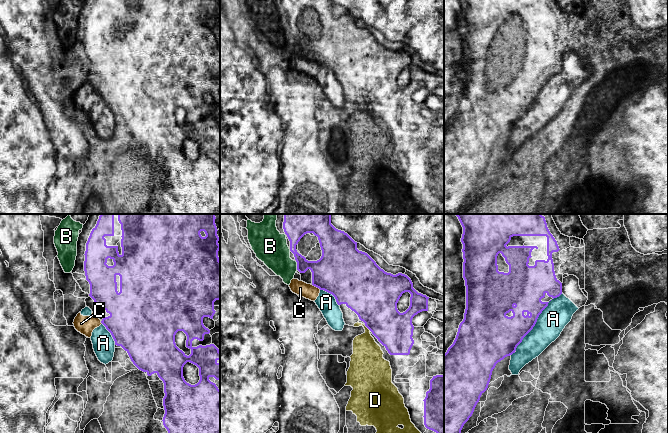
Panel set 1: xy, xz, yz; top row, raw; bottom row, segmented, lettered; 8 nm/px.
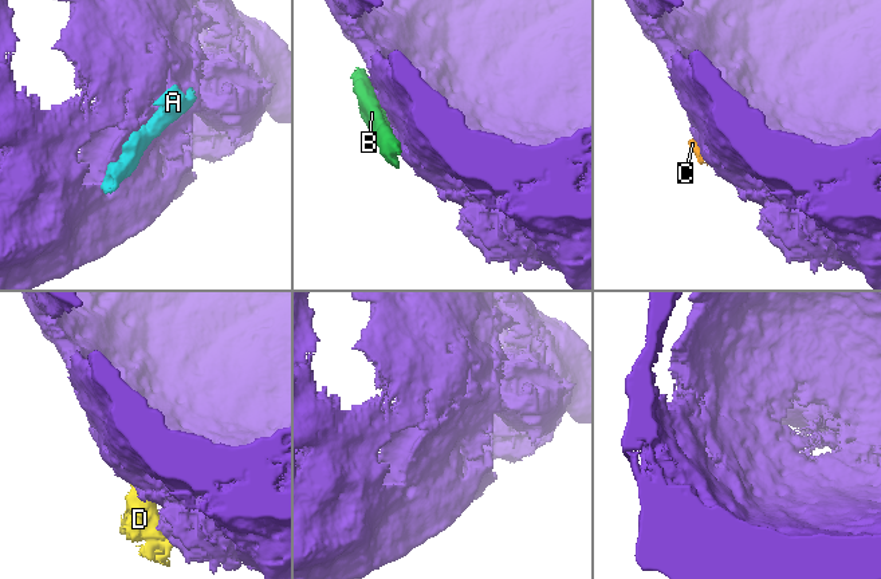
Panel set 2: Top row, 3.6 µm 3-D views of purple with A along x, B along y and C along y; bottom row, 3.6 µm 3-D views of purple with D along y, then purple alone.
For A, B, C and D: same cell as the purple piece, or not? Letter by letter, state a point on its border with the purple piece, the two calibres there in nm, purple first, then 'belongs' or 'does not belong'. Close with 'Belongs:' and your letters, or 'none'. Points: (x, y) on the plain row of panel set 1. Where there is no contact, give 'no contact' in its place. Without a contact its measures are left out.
A: meets purple in yz at (534, 101); 280 nm thick on the purple side, 220 nm on the other; does not belong
B: meets purple in xz at (297, 41); 260 nm thick on the purple side, 260 nm on the other; does not belong
C: meets purple in xz at (316, 62); 420 nm thick on the purple side, 120 nm on the other; does not belong
D: meets purple in xz at (367, 103); 380 nm thick on the purple side, 260 nm on the other; does not belong
Belongs: none

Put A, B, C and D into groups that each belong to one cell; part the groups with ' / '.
A C / B / D

